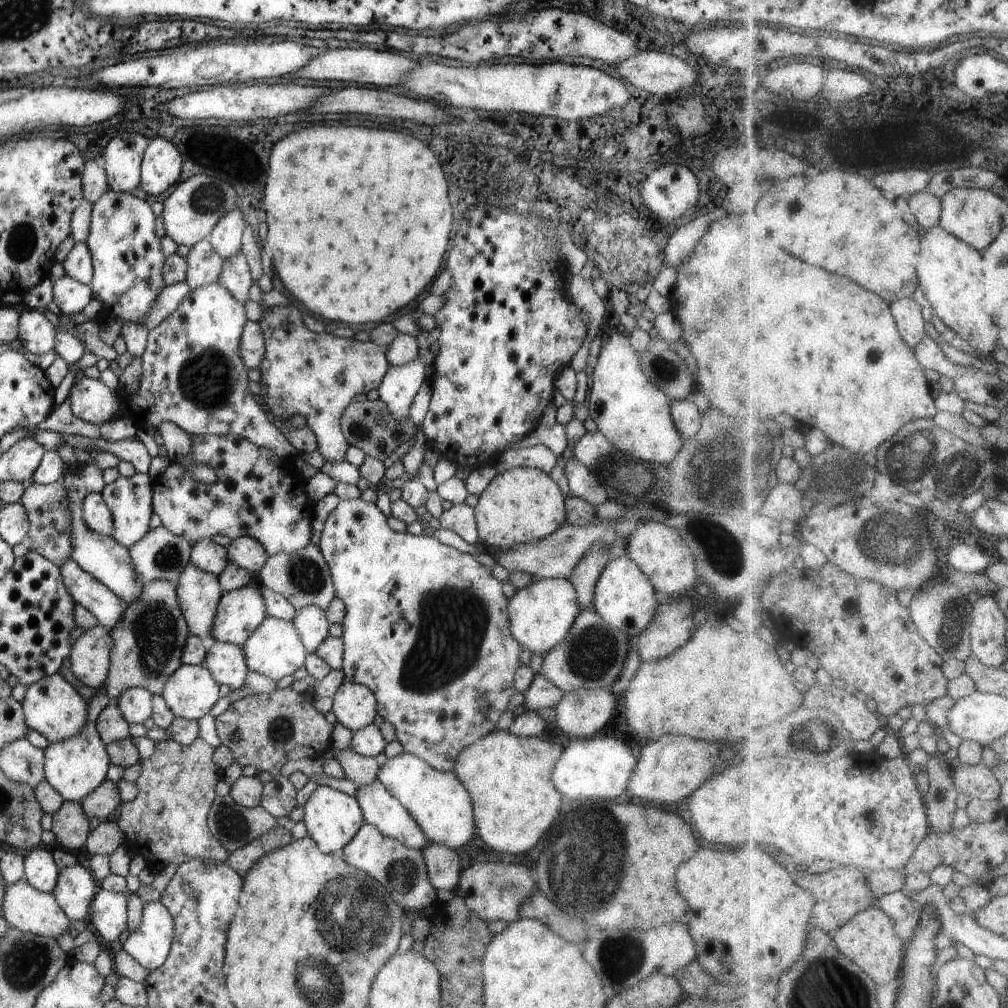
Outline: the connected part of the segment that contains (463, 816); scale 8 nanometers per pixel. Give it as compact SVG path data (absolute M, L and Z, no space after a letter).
M404 751L388 758L376 778L412 814L428 841L457 850L472 840L476 833L474 806L466 787L453 771L438 771L421 758Z

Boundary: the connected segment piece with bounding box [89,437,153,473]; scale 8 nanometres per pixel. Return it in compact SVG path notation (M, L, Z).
M102 437L89 439L89 447L96 452L110 452L120 460L130 462L135 467L136 473L148 473L153 458L137 437L118 441L106 440Z

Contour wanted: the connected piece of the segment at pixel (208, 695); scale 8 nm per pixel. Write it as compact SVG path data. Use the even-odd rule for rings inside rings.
M180 665L166 680L161 692L175 717L202 718L220 699L220 688L202 665Z

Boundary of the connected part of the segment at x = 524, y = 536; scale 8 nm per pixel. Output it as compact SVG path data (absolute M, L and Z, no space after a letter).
M516 467L506 470L502 474L497 474L492 482L486 486L486 490L479 494L478 498L478 504L473 509L476 515L479 546L485 551L515 548L524 542L532 542L532 540L550 536L564 523L584 526L593 523L597 518L593 504L582 500L580 497L572 495L565 497L562 495L558 484L552 480L549 474L534 468Z

